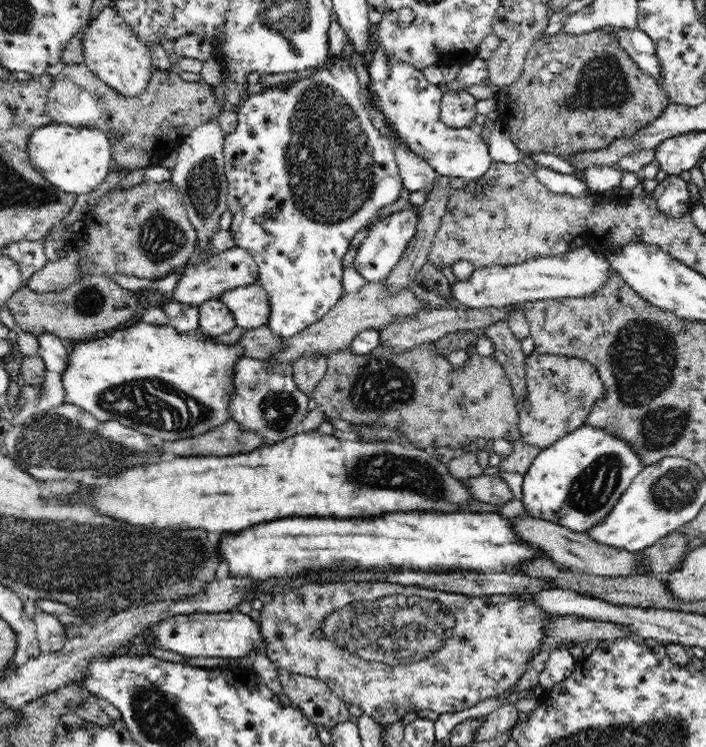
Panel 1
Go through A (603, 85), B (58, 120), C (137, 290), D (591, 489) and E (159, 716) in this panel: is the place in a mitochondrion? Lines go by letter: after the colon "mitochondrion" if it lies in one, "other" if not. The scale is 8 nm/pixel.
A: mitochondrion
B: other
C: other
D: mitochondrion
E: mitochondrion

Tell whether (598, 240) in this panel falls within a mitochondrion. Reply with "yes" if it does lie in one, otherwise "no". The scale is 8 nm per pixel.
no

